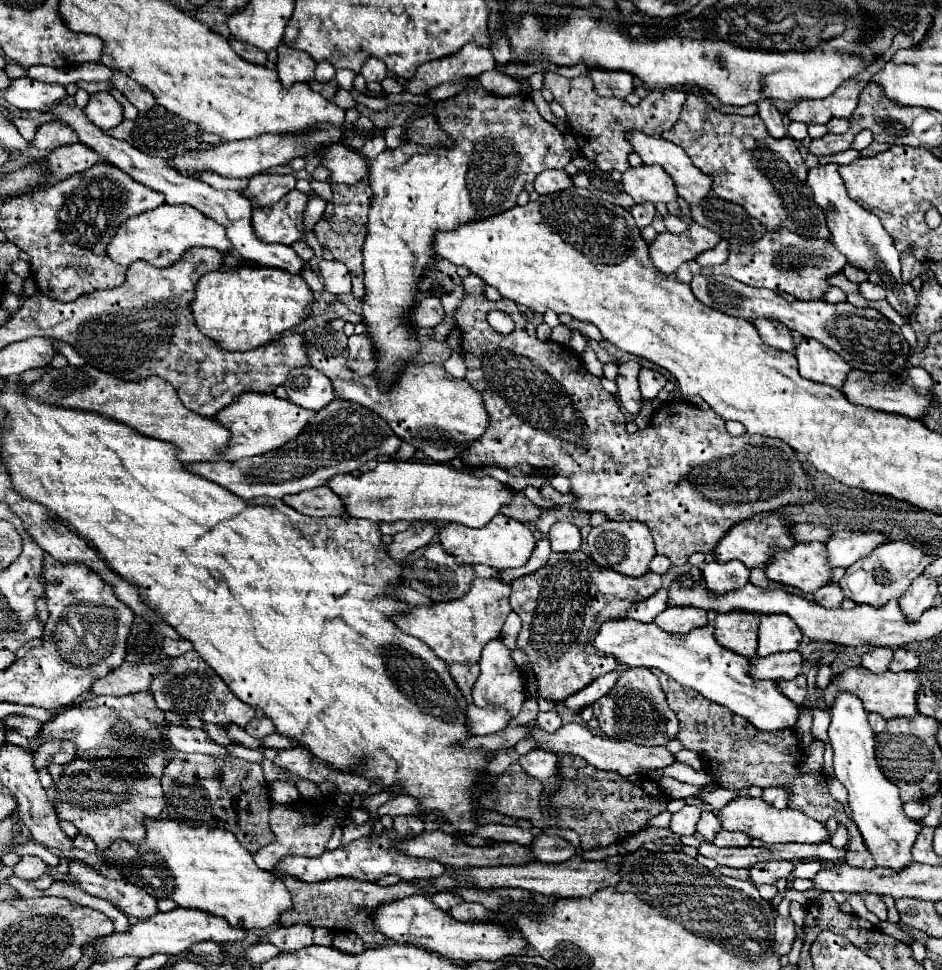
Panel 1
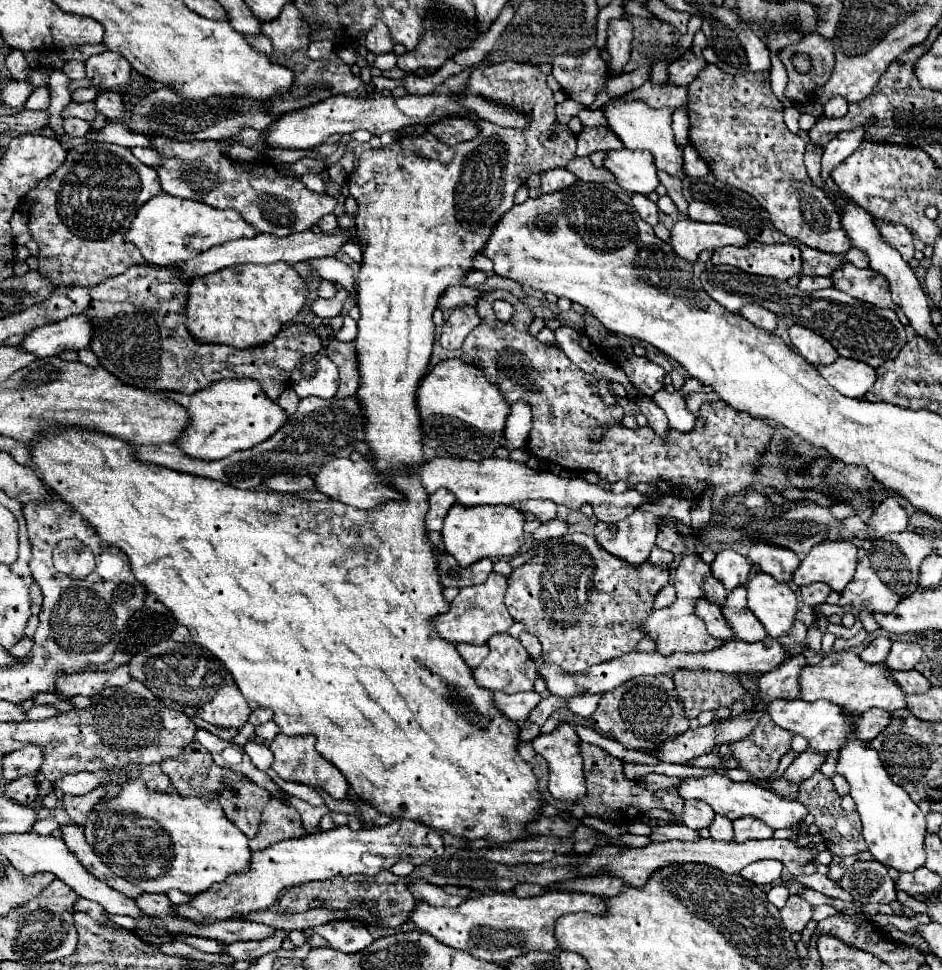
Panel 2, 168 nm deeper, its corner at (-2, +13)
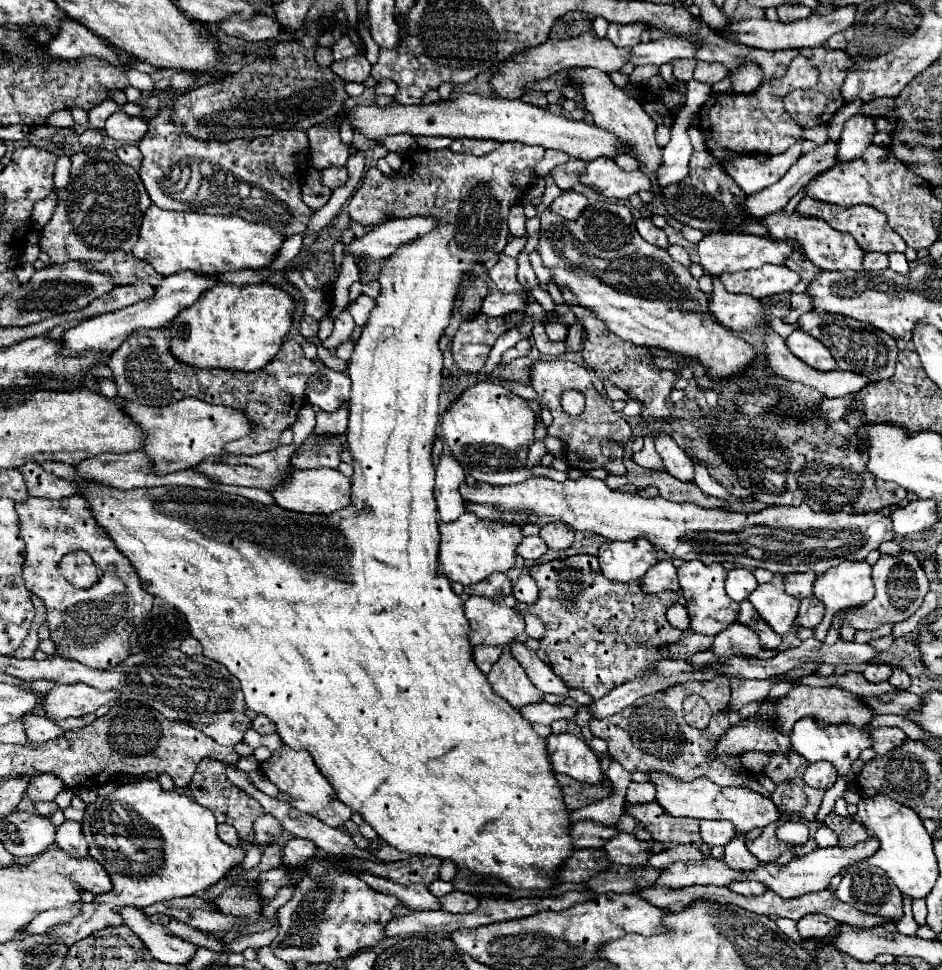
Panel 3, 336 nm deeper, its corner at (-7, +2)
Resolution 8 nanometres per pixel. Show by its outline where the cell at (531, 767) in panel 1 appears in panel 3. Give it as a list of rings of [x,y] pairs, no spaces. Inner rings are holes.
[[[550,735],[548,755],[556,773],[568,775],[580,783],[600,785],[606,779],[596,753],[576,735]]]

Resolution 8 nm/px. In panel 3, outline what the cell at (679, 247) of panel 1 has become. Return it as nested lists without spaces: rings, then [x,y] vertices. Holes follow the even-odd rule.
[[[708,233],[698,243],[700,265],[710,275],[716,275],[716,277],[720,277],[722,273],[736,273],[736,271],[742,271],[742,269],[760,269],[766,263],[784,265],[786,259],[794,251],[802,251],[798,241],[780,241],[780,239],[748,235],[748,233]]]

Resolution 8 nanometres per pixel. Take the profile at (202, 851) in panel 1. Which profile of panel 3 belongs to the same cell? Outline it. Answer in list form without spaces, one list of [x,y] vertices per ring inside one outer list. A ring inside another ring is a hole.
[[[142,779],[130,781],[126,785],[116,787],[114,793],[86,805],[84,819],[82,819],[82,833],[88,843],[90,855],[110,873],[114,891],[98,895],[94,903],[84,905],[80,913],[70,919],[68,923],[54,925],[46,931],[50,939],[62,941],[66,947],[72,947],[76,941],[92,935],[110,925],[120,925],[122,917],[118,913],[120,907],[130,905],[136,909],[144,909],[152,903],[174,899],[174,897],[190,897],[190,895],[204,895],[204,891],[222,879],[234,865],[244,859],[242,847],[230,847],[222,843],[216,835],[216,821],[208,809],[192,801],[188,795],[180,791],[164,791],[156,779]]]

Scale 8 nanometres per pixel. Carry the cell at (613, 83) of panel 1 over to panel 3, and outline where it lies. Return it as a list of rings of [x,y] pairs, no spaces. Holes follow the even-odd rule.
[[[610,23],[608,39],[616,43],[616,33],[618,33],[618,43],[624,43],[624,45],[636,45],[640,33],[646,31],[646,29],[648,29],[646,23],[630,23],[630,25],[616,25],[616,23]]]

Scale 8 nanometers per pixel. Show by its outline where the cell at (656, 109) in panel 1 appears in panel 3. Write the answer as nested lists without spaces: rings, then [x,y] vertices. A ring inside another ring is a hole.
[[[698,61],[696,65],[696,71],[694,71],[694,79],[696,81],[702,81],[702,83],[708,83],[708,85],[714,85],[718,81],[722,81],[724,77],[728,77],[728,69],[720,63],[704,63],[704,61]]]

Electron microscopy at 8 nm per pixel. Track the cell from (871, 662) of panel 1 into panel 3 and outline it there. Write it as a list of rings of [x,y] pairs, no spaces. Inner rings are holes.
[[[866,665],[864,669],[864,677],[870,683],[880,683],[880,681],[888,681],[888,677],[892,675],[892,665]]]

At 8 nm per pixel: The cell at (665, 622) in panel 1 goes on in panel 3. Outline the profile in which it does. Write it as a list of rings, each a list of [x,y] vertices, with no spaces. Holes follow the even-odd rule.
[[[742,623],[730,625],[728,629],[720,631],[712,643],[710,649],[696,653],[690,657],[696,665],[708,665],[722,657],[746,657],[746,659],[770,659],[776,655],[772,649],[764,649],[752,629],[748,629]]]

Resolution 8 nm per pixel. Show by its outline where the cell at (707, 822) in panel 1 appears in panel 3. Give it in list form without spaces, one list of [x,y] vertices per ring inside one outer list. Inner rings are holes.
[[[738,837],[736,841],[730,841],[724,849],[726,849],[724,863],[726,863],[730,869],[754,871],[756,867],[760,867],[760,861],[756,861],[756,857],[752,857],[752,853],[746,849],[742,837]]]

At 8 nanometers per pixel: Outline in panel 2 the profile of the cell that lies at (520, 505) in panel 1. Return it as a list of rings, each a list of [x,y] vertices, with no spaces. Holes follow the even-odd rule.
[[[523,500],[519,504],[513,504],[517,510],[533,512],[533,516],[541,522],[553,520],[557,516],[557,504],[551,500]]]

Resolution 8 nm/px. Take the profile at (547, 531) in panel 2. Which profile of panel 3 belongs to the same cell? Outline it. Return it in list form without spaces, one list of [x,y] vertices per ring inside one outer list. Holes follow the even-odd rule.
[[[524,537],[522,543],[518,545],[516,553],[522,557],[522,559],[528,559],[528,561],[536,561],[540,559],[544,553],[548,551],[548,547],[544,545],[544,541],[540,541],[540,537]]]

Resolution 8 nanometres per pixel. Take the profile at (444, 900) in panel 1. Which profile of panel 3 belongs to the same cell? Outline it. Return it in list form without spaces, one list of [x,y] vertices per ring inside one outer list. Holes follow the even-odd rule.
[[[452,891],[438,899],[442,905],[442,911],[446,913],[472,913],[478,907],[478,899],[464,893],[464,891]]]

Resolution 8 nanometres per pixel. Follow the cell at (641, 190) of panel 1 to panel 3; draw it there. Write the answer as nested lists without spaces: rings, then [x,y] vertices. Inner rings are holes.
[[[606,157],[590,161],[586,169],[580,173],[580,183],[600,191],[604,197],[614,197],[614,199],[628,199],[640,189],[650,191],[652,185],[642,171],[626,173]]]

